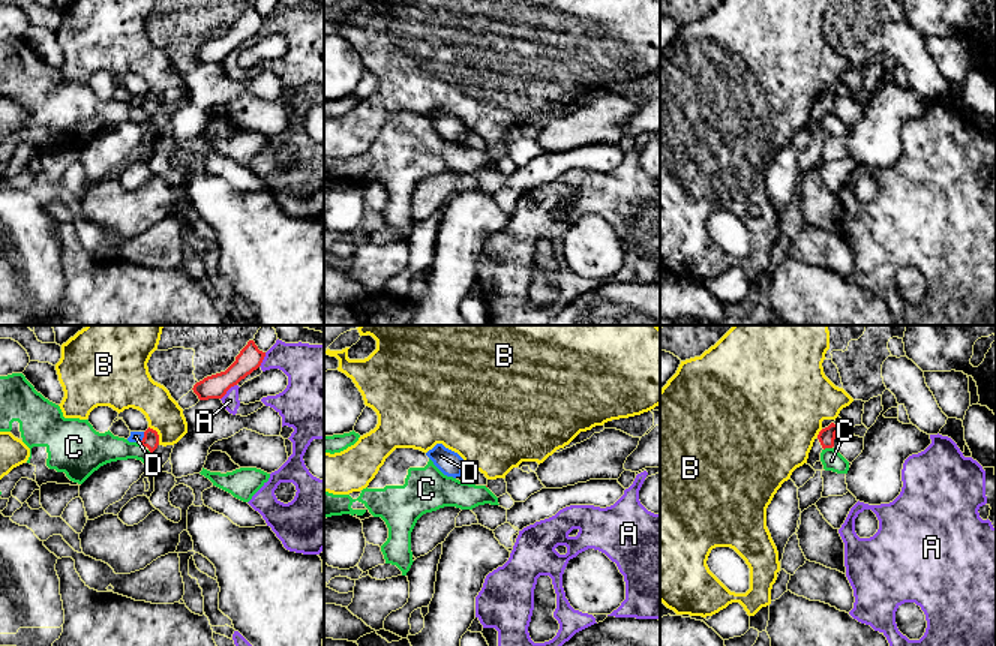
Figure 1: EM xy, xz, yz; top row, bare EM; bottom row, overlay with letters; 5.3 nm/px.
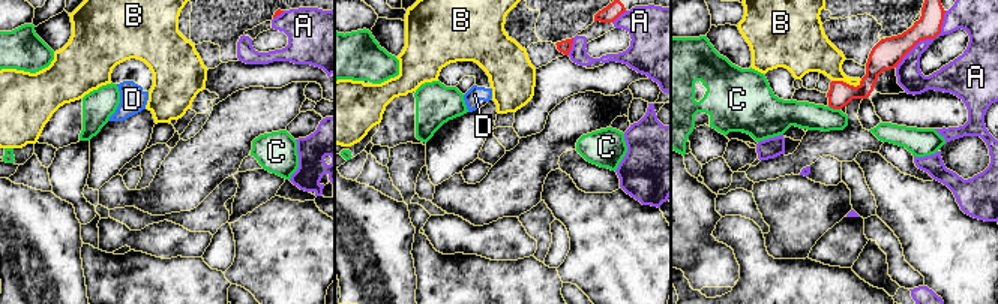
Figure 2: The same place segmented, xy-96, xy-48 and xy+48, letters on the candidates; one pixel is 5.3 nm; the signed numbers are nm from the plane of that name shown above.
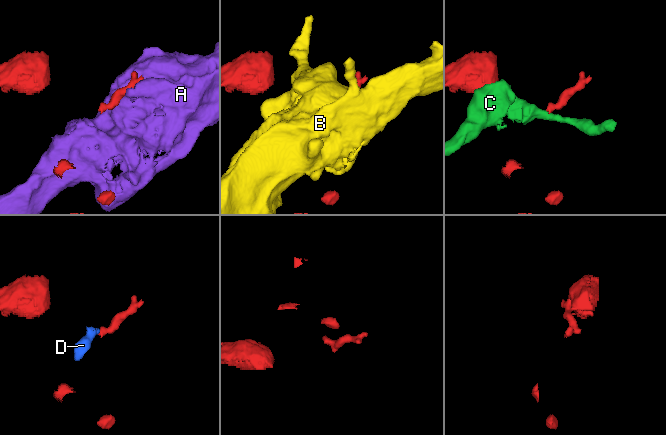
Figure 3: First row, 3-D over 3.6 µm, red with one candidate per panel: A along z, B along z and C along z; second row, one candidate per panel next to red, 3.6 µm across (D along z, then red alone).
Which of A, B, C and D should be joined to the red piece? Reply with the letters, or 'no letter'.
no letter

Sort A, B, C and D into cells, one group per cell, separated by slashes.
A / B / C / D

